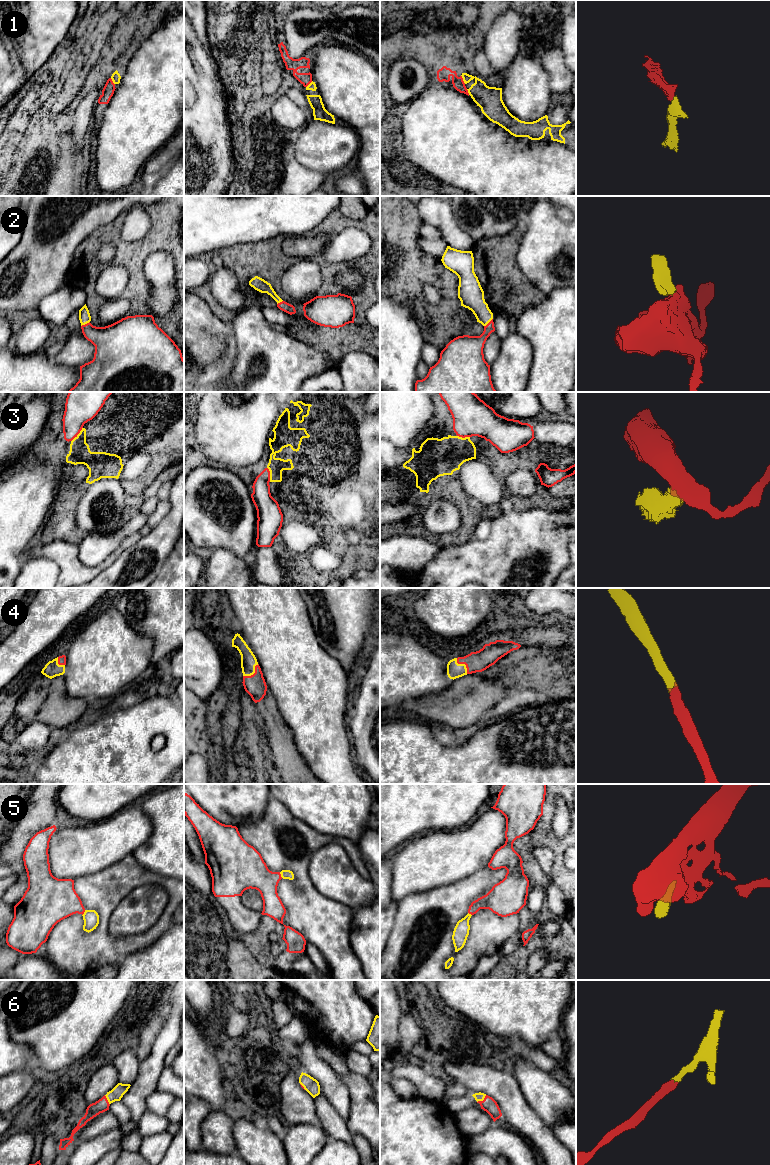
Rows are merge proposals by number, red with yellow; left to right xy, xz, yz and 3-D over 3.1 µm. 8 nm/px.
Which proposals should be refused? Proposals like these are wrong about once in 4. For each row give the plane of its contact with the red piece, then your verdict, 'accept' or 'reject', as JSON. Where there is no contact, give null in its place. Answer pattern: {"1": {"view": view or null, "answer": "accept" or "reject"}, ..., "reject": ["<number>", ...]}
{"1": {"view": "yz", "answer": "accept"}, "2": {"view": "xy", "answer": "accept"}, "3": {"view": "xy", "answer": "reject"}, "4": {"view": "yz", "answer": "accept"}, "5": {"view": "xz", "answer": "accept"}, "6": {"view": "yz", "answer": "accept"}, "reject": ["3"]}

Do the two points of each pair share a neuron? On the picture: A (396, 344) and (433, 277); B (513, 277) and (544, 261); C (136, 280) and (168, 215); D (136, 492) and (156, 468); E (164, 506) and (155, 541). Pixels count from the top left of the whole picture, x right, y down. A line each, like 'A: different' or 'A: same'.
A: different
B: different
C: same
D: same
E: different

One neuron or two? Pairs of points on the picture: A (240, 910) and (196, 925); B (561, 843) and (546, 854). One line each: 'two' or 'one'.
A: two
B: two

